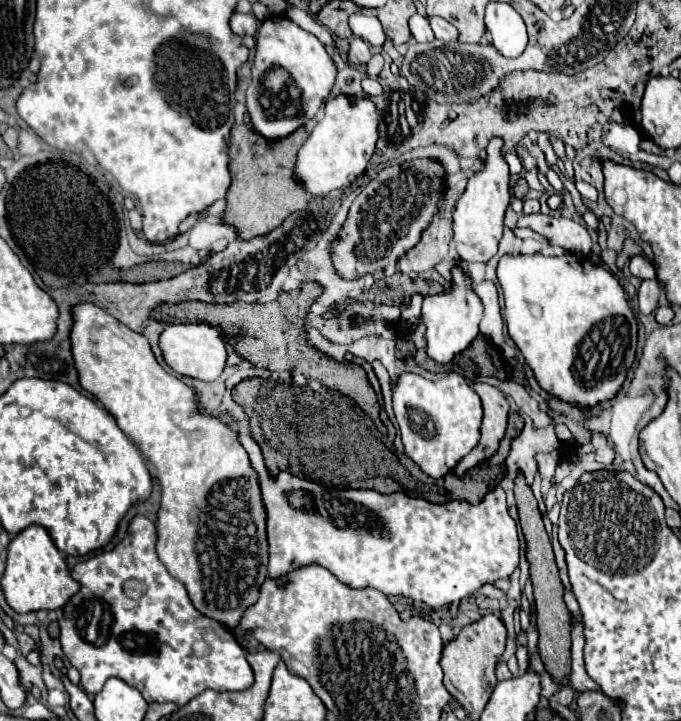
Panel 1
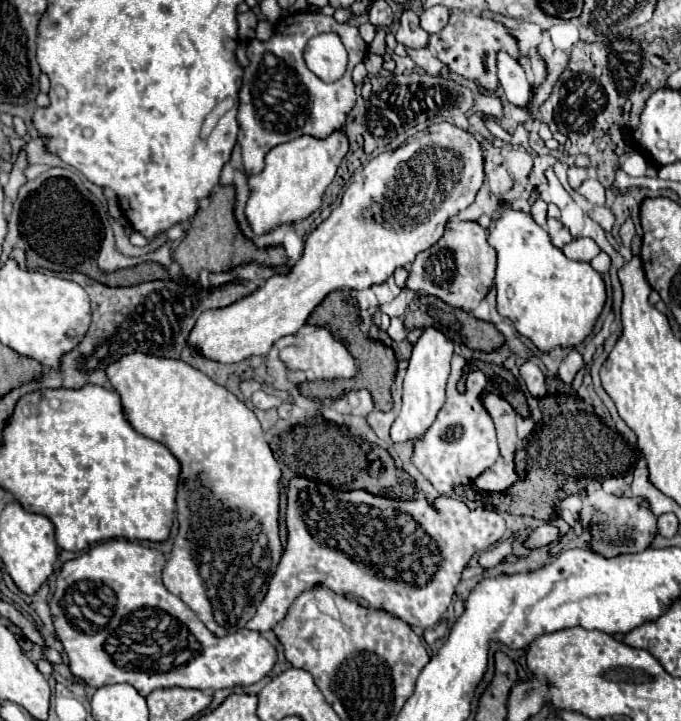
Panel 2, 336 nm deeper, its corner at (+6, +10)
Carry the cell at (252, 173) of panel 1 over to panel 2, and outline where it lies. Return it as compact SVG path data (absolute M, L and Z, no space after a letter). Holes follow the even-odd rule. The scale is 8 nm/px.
M219 185L209 197L209 205L201 207L197 211L197 215L193 217L191 231L187 233L187 237L175 251L175 261L181 265L185 277L195 277L201 269L227 271L227 269L235 267L237 263L245 263L245 261L257 261L261 265L283 265L287 261L287 255L281 245L259 249L259 247L255 247L255 243L251 239L247 239L239 231L237 219L233 213L235 195L237 193L235 193L233 185Z

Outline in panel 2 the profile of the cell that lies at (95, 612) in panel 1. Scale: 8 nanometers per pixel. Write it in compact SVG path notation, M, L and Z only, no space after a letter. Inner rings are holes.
M111 539L61 567L49 607L57 637L69 659L71 675L95 689L113 683L129 683L143 697L153 693L153 689L165 687L225 689L249 687L263 679L277 659L271 643L251 629L239 629L225 637L213 635L177 595L165 589L161 581L165 561L167 557L159 549L127 539Z

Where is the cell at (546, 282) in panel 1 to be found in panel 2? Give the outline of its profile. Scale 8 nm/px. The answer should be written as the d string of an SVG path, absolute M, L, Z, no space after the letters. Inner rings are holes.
M503 207L489 233L489 245L497 251L497 311L513 321L513 327L547 353L555 347L577 347L589 337L603 311L607 293L601 275L589 265L571 261L557 249L547 231L529 213Z

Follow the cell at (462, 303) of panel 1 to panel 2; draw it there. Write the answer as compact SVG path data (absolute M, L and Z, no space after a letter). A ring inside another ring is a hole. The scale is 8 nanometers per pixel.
M425 327L417 343L413 345L409 367L403 379L403 409L391 427L393 441L415 439L425 433L425 429L435 421L439 409L445 403L445 385L449 377L449 363L453 357L455 345L445 333L433 327Z

